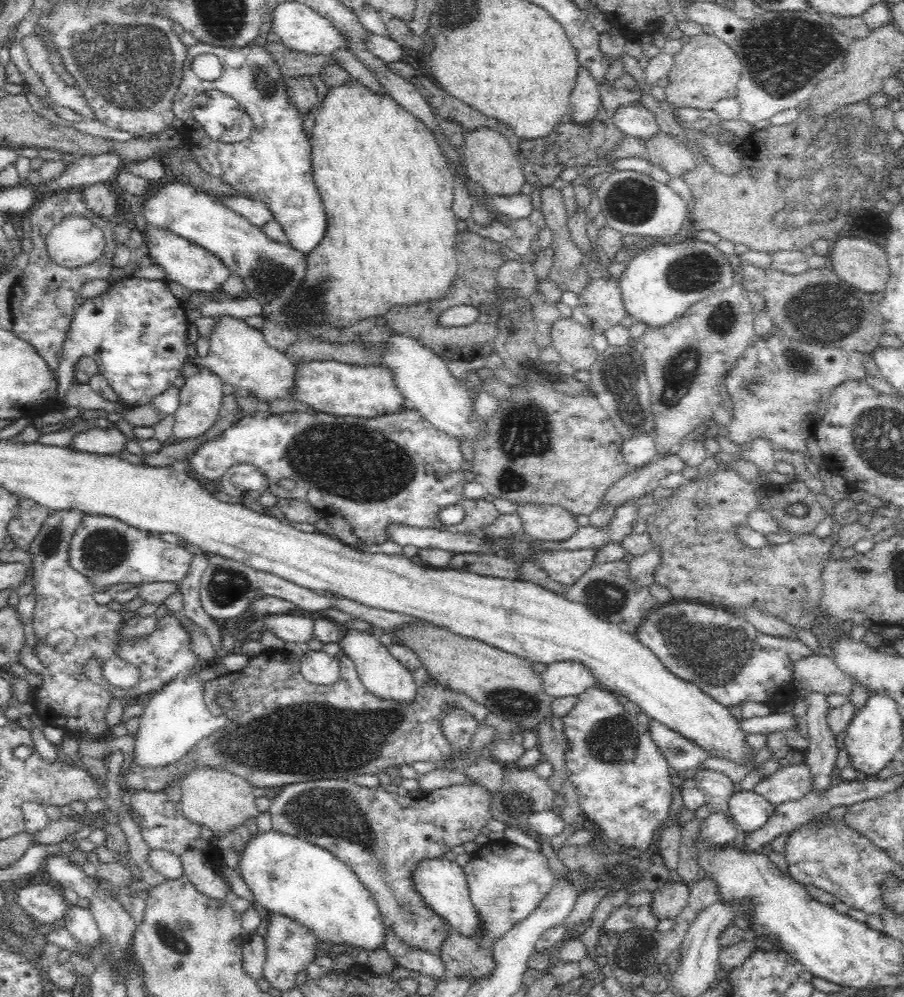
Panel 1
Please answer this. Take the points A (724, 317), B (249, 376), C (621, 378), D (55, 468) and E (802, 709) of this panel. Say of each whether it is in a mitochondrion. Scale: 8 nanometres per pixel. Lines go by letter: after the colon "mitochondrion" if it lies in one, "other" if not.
A: mitochondrion
B: other
C: mitochondrion
D: other
E: other

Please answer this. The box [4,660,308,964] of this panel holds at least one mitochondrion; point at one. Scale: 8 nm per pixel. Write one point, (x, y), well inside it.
(175, 941)

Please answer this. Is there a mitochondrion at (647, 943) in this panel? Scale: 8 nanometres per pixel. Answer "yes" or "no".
yes

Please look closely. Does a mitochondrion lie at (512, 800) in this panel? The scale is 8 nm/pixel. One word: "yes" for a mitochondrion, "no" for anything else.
yes

